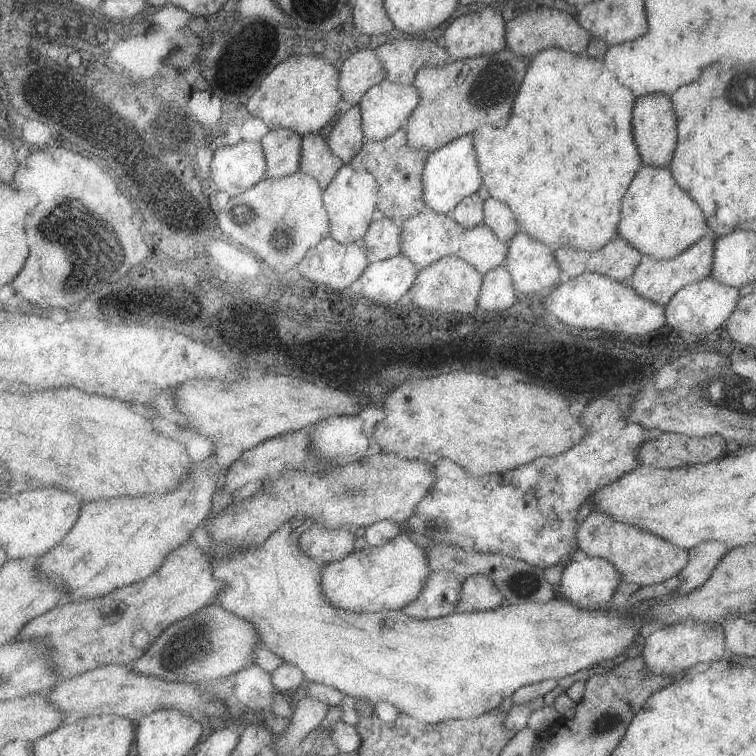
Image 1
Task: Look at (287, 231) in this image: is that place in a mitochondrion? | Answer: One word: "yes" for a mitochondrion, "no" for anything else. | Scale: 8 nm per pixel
yes

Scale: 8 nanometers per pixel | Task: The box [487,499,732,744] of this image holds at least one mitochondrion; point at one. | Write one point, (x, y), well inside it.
(606, 723)

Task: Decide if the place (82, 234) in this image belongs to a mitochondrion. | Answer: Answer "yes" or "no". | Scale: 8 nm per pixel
yes

